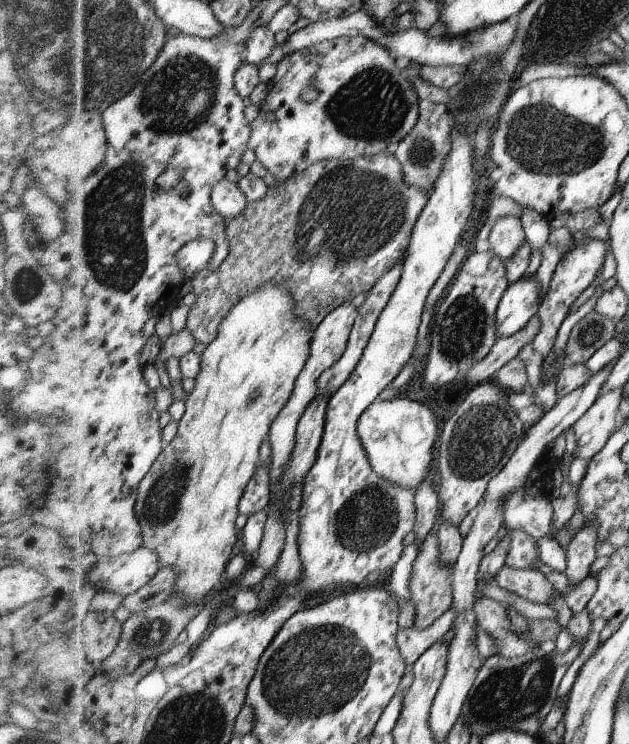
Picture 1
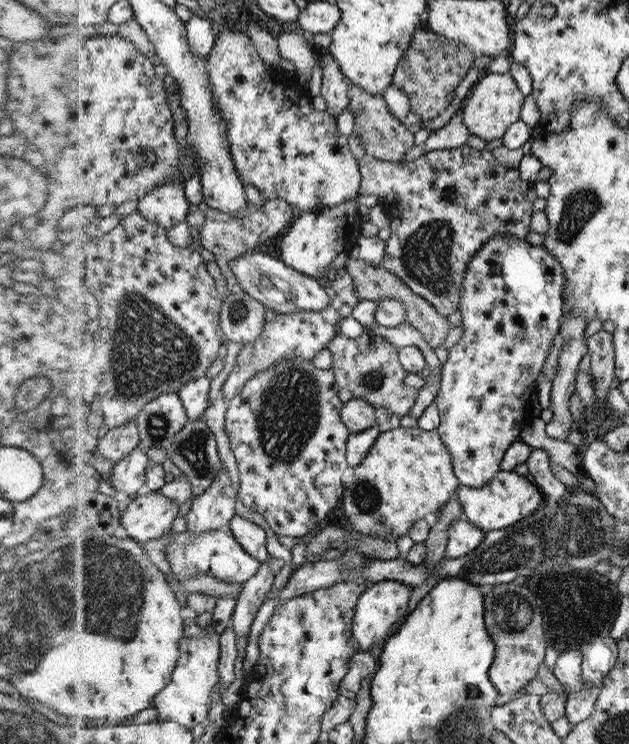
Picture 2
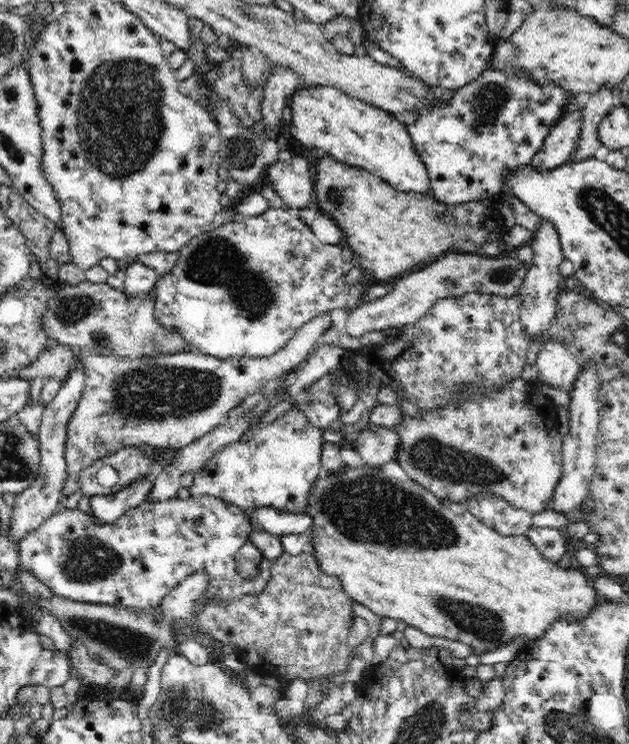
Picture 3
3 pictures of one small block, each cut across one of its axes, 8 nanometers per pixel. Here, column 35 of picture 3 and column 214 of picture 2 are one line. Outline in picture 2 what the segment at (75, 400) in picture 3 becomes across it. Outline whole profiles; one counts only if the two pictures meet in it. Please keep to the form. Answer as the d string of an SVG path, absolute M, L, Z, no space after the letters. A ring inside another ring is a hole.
M226 468L220 470L220 476L214 478L212 488L193 499L190 512L186 515L188 529L196 536L202 536L210 530L220 530L231 525L238 516L238 493L234 490L232 476Z

